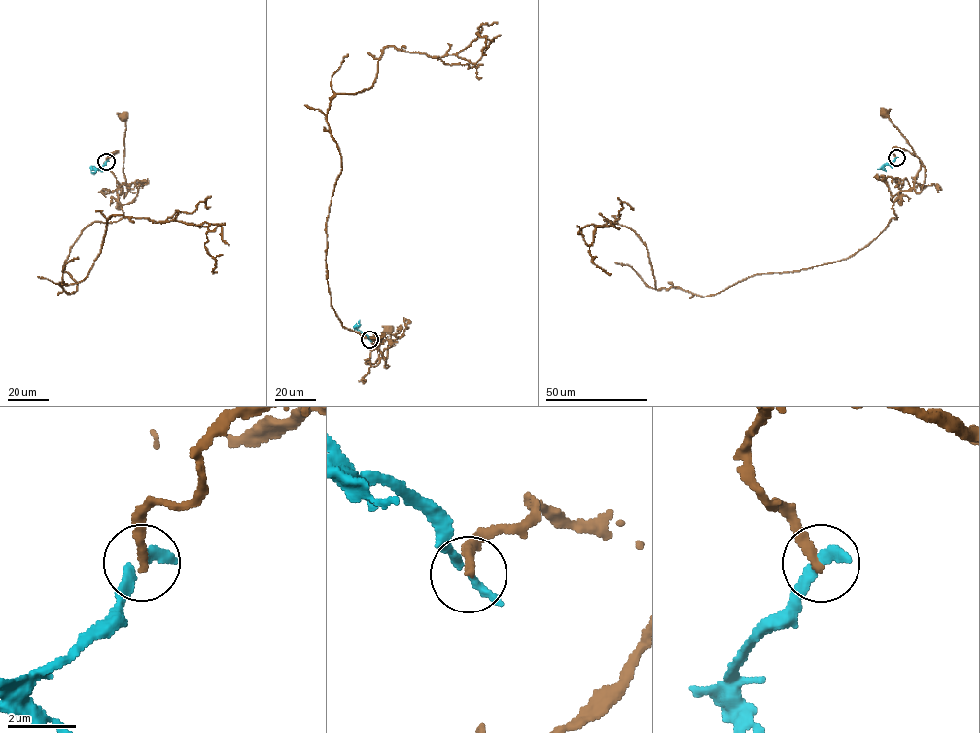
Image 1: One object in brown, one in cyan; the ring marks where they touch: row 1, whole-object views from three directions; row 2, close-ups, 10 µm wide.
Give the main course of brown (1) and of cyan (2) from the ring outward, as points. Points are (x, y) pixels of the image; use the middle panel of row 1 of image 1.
1: (369, 339), (374, 335), (381, 341), (365, 363), (374, 363), (383, 356), (387, 367), (388, 329)
2: (369, 339), (356, 329), (360, 325), (354, 327)

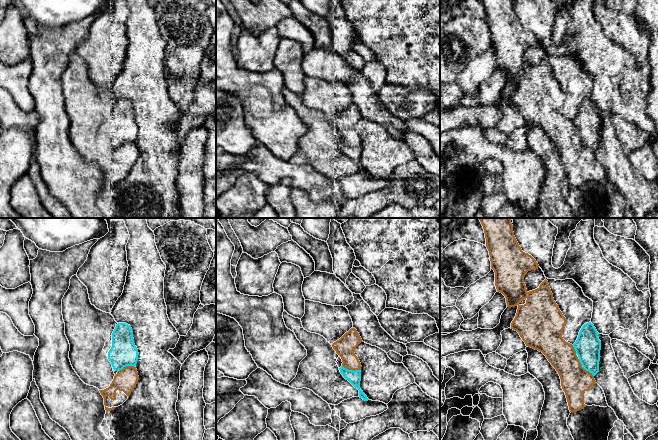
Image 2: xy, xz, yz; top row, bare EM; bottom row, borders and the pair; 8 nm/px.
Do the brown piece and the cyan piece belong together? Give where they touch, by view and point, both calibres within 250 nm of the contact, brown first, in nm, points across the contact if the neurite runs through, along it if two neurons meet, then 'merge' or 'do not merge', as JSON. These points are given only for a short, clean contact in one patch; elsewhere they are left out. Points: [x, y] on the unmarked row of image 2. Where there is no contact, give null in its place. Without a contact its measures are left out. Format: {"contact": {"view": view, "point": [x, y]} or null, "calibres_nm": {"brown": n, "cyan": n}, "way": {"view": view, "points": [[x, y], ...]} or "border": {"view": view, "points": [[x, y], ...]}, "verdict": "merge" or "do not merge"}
{"contact": {"view": "xz", "point": [351, 145]}, "calibres_nm": {"brown": 160, "cyan": 110}, "verdict": "do not merge"}

